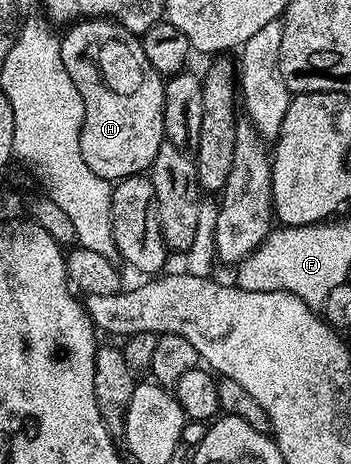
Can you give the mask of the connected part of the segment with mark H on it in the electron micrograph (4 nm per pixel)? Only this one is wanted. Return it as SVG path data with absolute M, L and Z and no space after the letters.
M87 17L74 21L60 38L60 55L70 80L78 88L84 101L84 119L80 143L82 160L91 170L109 180L129 178L151 171L154 156L166 139L164 137L165 79L146 60L143 41L117 21L105 17Z

